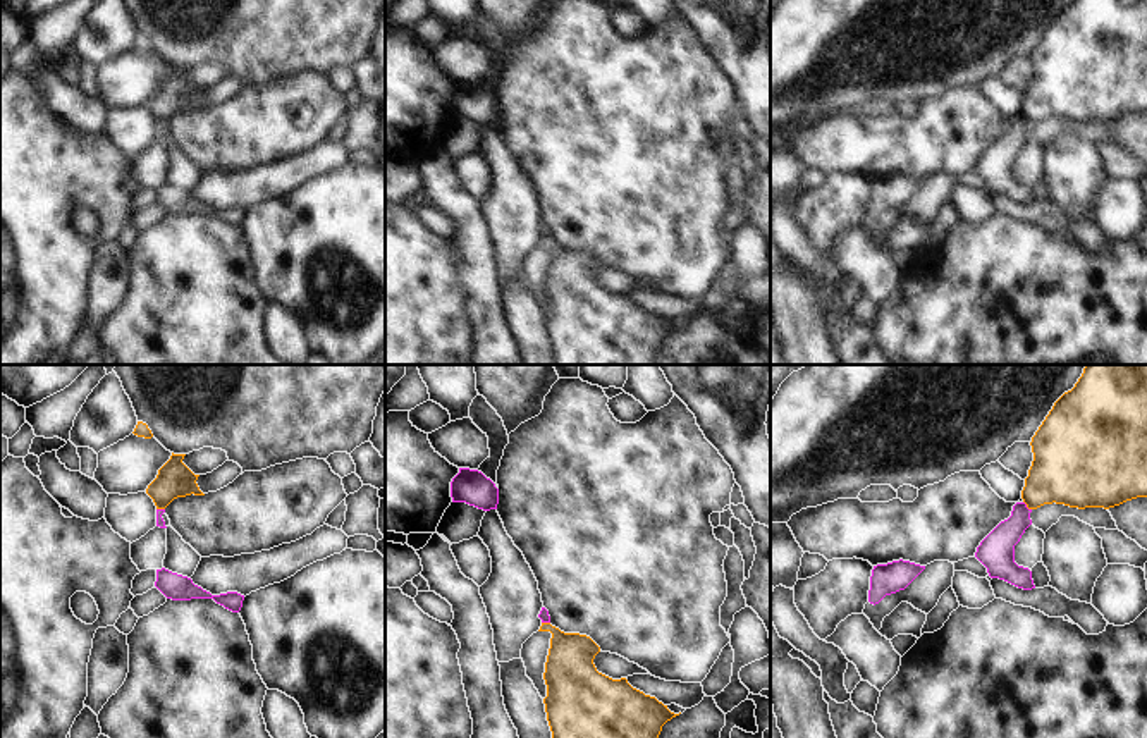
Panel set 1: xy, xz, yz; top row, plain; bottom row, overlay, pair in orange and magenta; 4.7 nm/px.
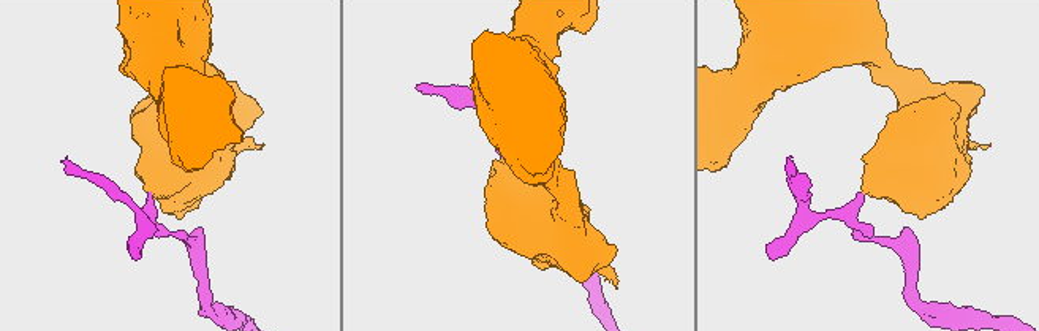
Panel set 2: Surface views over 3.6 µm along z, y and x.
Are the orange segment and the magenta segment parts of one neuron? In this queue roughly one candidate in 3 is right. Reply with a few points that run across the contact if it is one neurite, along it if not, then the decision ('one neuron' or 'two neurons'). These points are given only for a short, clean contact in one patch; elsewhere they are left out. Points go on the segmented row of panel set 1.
yz (1024, 501), (1030, 510) | two neurons

